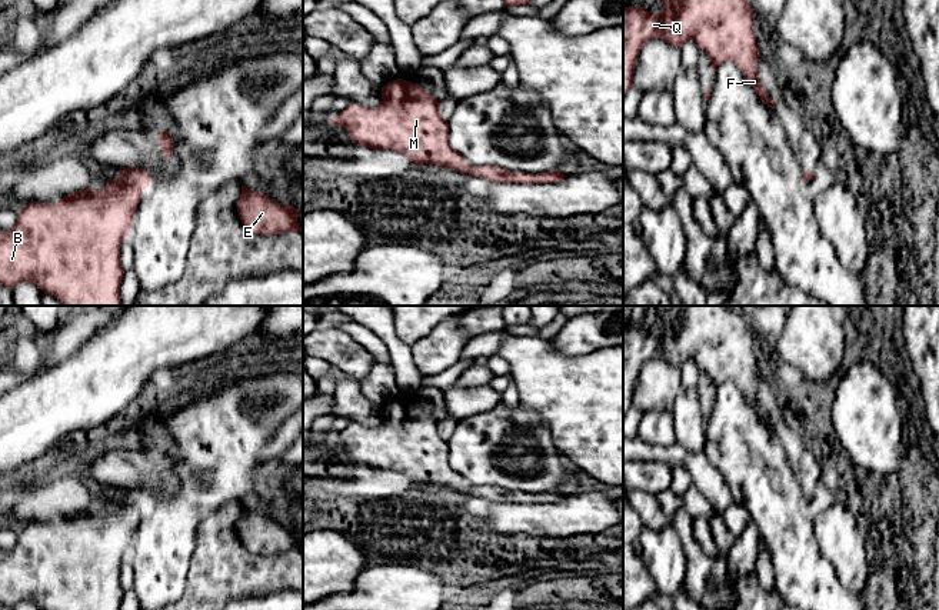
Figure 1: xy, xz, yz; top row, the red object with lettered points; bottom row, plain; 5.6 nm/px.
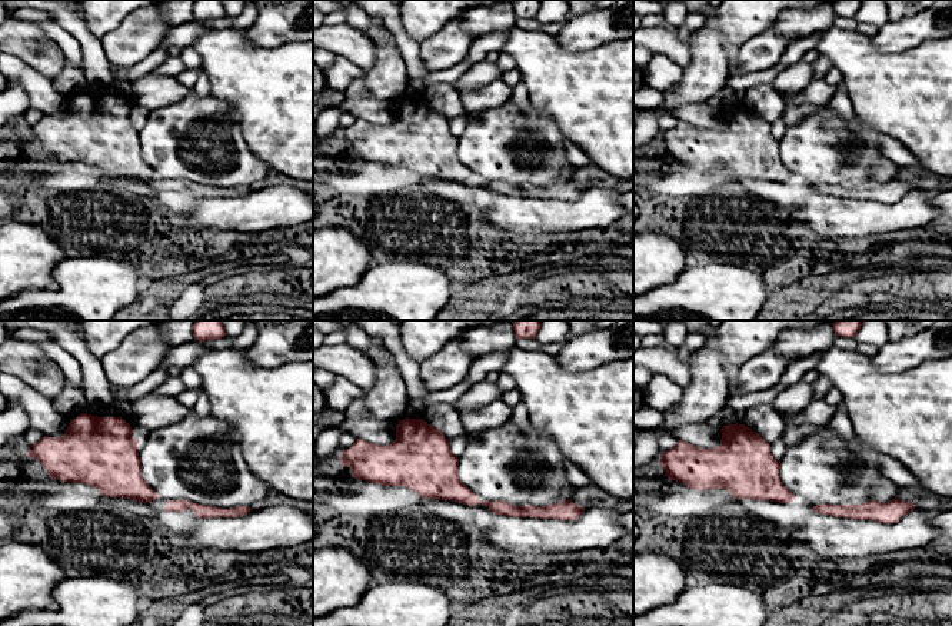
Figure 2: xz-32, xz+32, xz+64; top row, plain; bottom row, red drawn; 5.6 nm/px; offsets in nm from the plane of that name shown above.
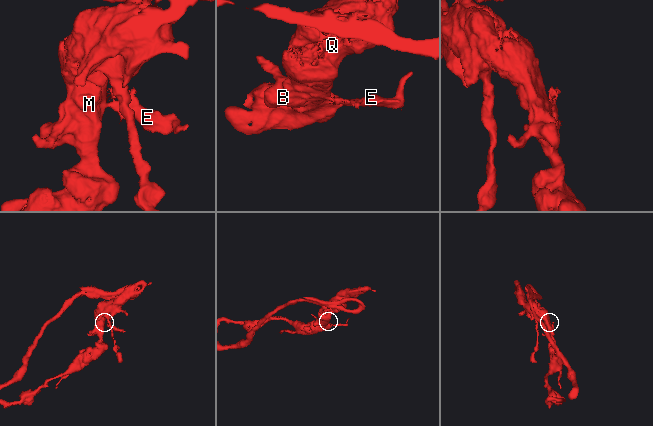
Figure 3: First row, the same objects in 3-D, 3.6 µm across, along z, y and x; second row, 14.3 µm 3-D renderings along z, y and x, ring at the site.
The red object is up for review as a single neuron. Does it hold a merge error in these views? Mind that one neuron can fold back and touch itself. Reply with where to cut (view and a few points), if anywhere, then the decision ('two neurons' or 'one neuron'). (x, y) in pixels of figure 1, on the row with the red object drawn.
cut xz (470, 164), (466, 172); two neurons

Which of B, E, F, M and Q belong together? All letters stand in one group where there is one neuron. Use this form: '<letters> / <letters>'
B F M Q / E

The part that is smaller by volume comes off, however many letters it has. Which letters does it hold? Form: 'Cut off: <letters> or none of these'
Cut off: E

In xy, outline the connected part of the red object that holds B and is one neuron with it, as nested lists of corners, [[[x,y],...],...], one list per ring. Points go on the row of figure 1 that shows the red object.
[[[123,167],[120,174],[100,190],[84,189],[69,193],[57,203],[31,201],[21,209],[11,230],[0,230],[0,284],[13,289],[20,281],[33,281],[63,306],[121,306],[120,246],[129,236],[143,190],[150,174],[139,167]]]

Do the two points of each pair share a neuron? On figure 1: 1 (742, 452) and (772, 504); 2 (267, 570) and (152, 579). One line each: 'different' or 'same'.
1: same
2: different

